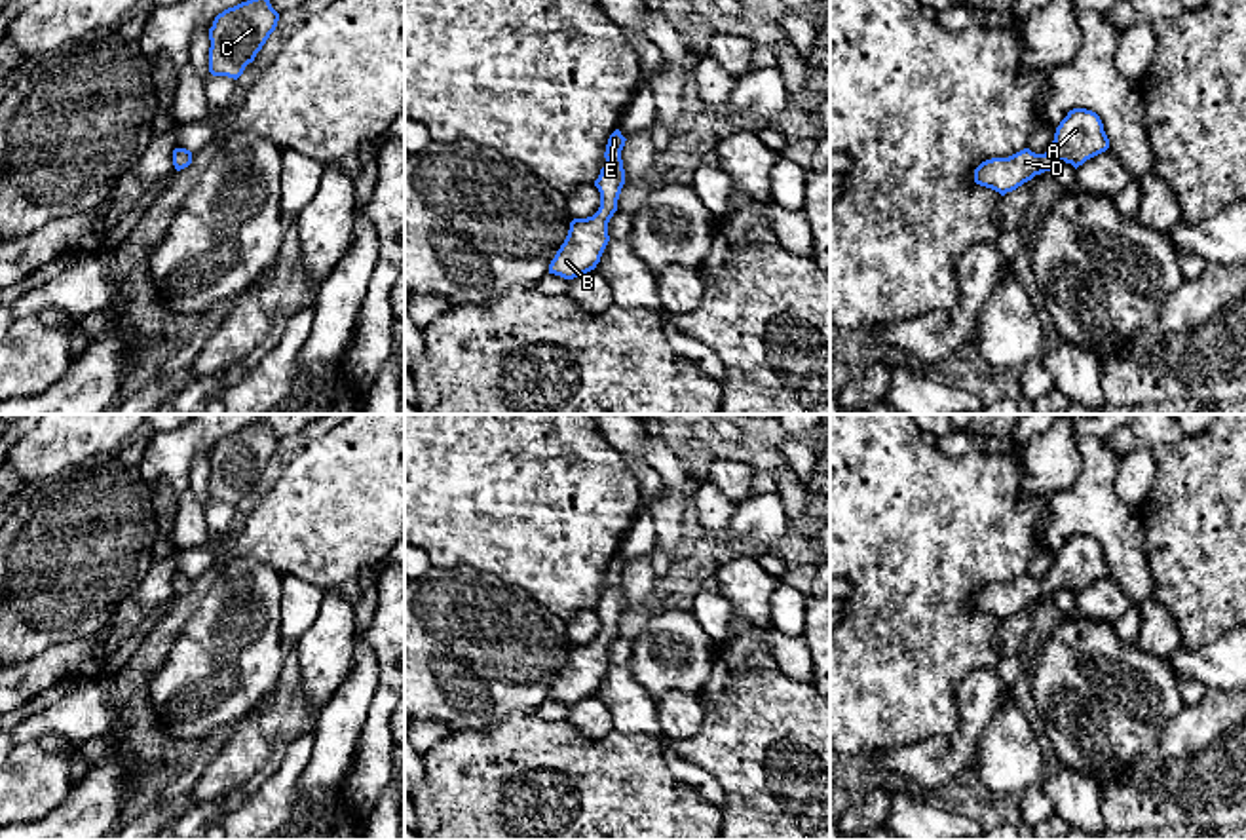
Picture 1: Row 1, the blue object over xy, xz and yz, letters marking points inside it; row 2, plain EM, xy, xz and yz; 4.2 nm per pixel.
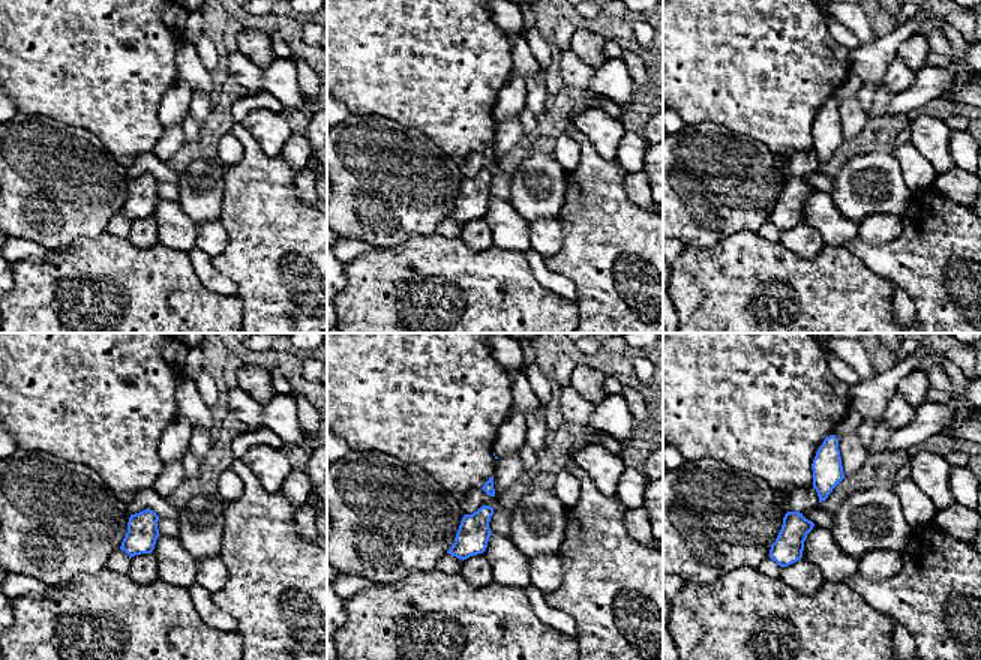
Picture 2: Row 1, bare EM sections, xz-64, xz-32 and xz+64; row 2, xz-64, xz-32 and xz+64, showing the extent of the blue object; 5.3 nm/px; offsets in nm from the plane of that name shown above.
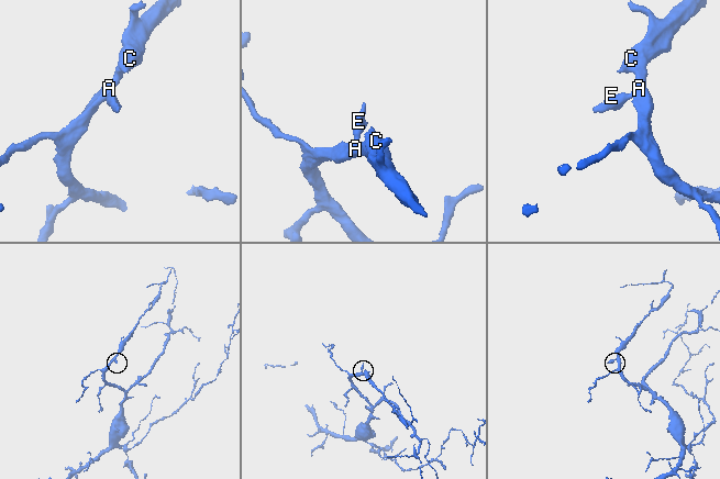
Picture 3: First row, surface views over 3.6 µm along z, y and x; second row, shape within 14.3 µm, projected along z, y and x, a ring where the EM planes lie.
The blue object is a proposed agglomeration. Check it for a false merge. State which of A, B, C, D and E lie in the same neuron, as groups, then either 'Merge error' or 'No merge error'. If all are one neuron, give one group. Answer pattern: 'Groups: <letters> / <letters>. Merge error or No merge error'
Groups: A B C D E. No merge error

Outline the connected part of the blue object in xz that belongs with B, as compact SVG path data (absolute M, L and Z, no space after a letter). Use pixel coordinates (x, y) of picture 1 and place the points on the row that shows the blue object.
M615 129L606 144L606 163L595 186L600 192L600 207L593 217L574 219L568 236L549 264L549 274L564 279L579 277L596 268L610 241L608 222L617 211L617 200L625 184L621 150L625 137Z

